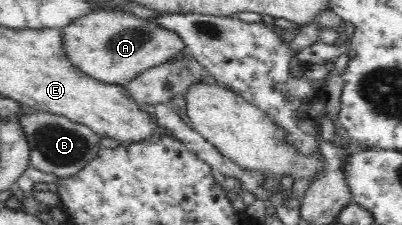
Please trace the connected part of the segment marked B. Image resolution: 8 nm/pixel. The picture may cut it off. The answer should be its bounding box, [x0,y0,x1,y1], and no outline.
[17,111,102,178]

